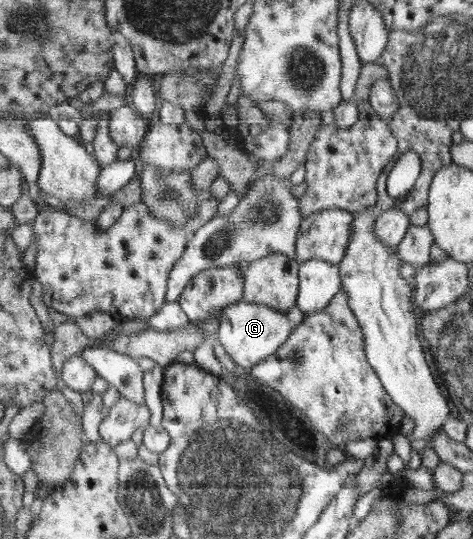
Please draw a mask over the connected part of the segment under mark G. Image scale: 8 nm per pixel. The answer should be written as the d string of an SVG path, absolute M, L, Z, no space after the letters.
M241 301L224 309L220 318L218 340L229 352L231 358L247 371L258 363L266 360L270 355L276 354L280 347L289 339L297 327L304 323L306 313L295 306L292 310L280 312L267 304L249 303Z

